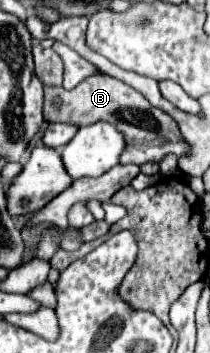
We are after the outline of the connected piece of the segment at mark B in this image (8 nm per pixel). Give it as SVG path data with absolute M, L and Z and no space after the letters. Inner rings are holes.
M96 74L90 76L88 80L80 82L74 90L64 90L64 88L44 88L46 96L46 108L44 108L44 118L50 122L72 122L72 124L92 124L98 120L106 120L110 124L116 124L120 132L124 132L128 146L120 158L120 164L146 164L146 162L162 162L164 156L174 154L176 158L182 158L188 154L190 144L182 138L182 132L178 128L178 122L172 120L170 114L154 108L140 92L130 88L128 84L114 80L108 74Z

